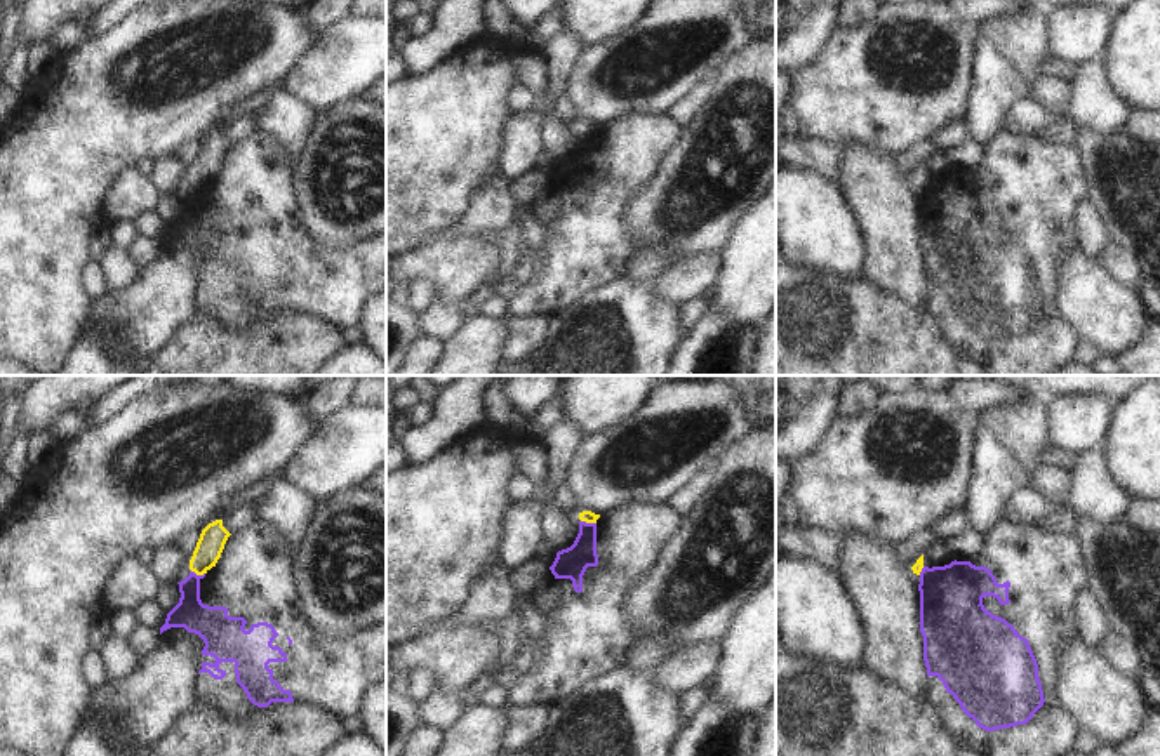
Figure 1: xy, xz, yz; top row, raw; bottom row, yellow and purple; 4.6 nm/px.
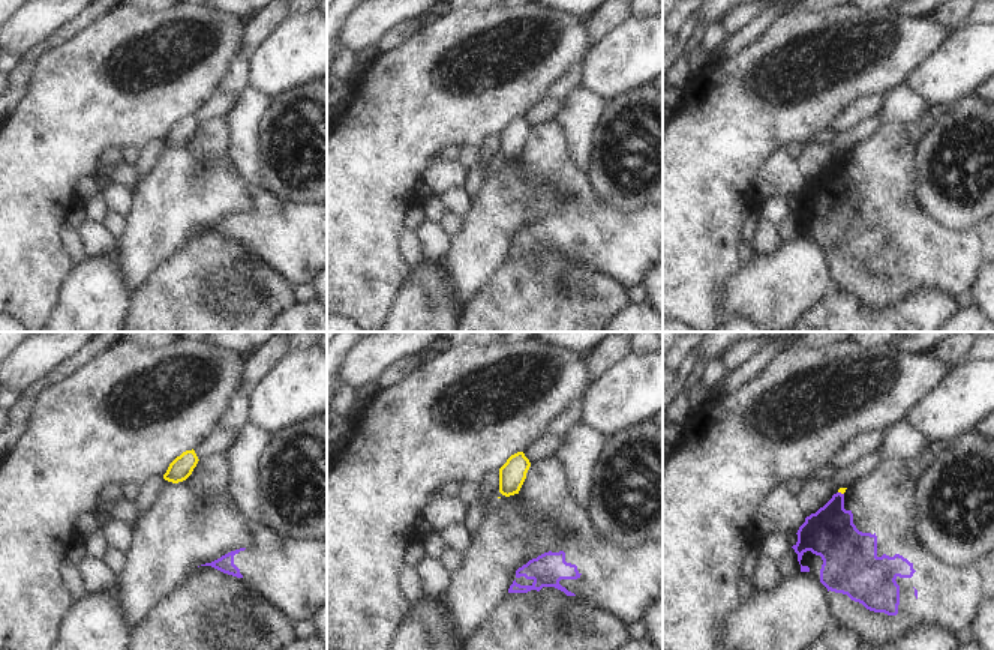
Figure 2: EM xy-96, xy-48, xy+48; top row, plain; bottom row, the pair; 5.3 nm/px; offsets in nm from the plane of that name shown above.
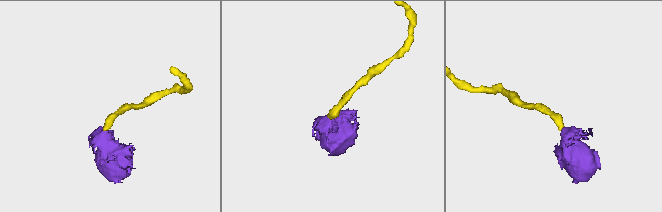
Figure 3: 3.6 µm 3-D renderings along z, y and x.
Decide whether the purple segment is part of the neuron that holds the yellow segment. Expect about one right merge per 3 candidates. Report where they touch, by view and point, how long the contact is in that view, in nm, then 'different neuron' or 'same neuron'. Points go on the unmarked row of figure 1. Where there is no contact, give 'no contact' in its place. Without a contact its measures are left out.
xz (588, 132) | 70 nm | different neuron

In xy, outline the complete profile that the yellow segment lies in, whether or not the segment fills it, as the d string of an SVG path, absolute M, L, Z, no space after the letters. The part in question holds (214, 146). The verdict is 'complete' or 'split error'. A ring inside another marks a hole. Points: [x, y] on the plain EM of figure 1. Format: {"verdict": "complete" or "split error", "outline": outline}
{"verdict": "complete", "outline": "M223 130L209 134L200 144L190 170L190 181L197 186L203 186L216 177L230 146L231 144L223 137Z"}

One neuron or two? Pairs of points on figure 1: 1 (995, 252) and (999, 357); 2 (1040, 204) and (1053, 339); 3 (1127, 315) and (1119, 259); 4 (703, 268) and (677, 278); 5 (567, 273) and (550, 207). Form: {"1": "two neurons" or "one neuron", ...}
{"1": "one neuron", "2": "one neuron", "3": "two neurons", "4": "one neuron", "5": "two neurons"}

